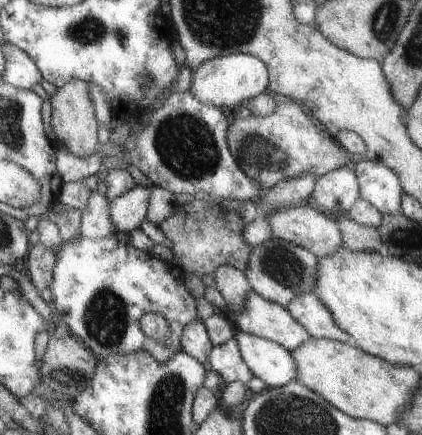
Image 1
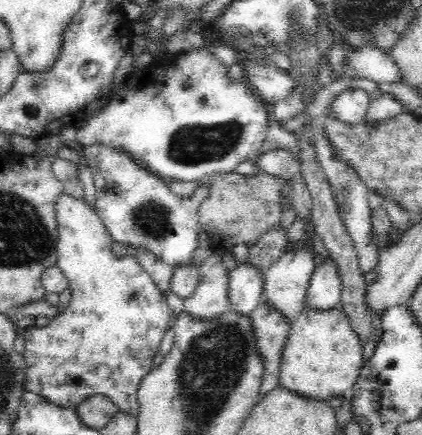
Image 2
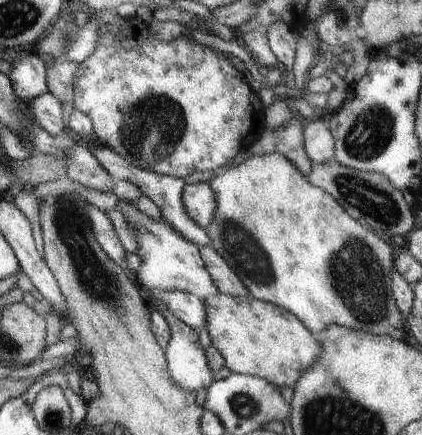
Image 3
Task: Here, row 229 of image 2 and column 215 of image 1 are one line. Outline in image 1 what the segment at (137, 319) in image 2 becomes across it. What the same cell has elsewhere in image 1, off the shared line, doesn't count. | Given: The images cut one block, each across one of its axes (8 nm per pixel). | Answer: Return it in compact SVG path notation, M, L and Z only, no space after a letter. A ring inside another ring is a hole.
M237 52L237 54L227 54L227 56L213 58L209 62L203 62L201 68L197 68L193 72L191 94L203 104L219 106L221 110L225 110L225 108L233 110L233 108L237 108L239 102L249 100L261 92L267 92L267 86L269 86L269 72L267 72L265 64L257 56Z

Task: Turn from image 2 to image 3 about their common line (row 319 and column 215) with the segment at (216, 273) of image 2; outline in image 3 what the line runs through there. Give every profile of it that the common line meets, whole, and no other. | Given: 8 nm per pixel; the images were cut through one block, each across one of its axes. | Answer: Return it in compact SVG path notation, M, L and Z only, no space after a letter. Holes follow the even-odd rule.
M209 182L201 184L185 184L181 192L181 202L185 206L185 212L203 228L209 226L215 214L215 192L209 186Z

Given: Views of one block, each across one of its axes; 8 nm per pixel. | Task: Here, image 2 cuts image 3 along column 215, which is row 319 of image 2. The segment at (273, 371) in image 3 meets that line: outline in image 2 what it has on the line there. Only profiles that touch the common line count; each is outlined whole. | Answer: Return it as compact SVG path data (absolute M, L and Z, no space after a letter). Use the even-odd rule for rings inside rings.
M304 306L302 314L298 314L298 318L292 322L290 336L282 354L282 366L278 374L280 386L304 398L318 400L330 400L332 396L342 396L348 392L366 364L362 338L352 328L342 306L328 310L314 310Z

